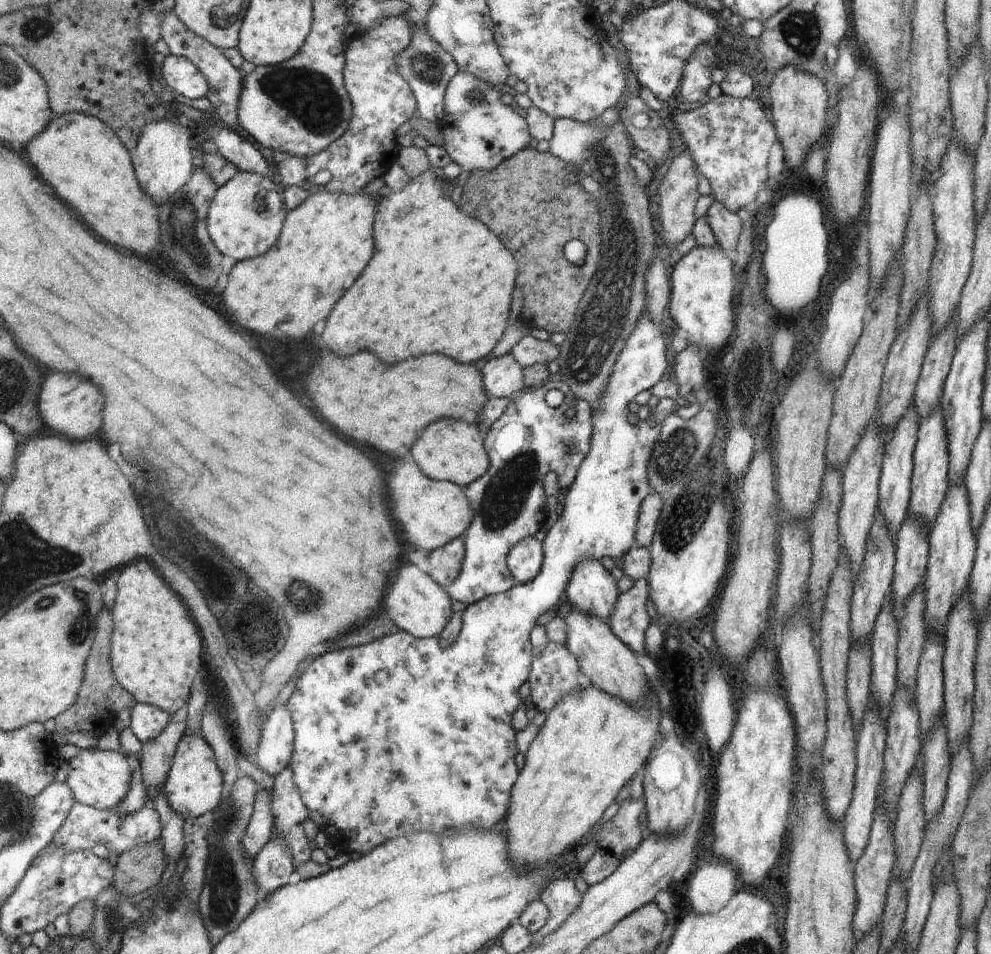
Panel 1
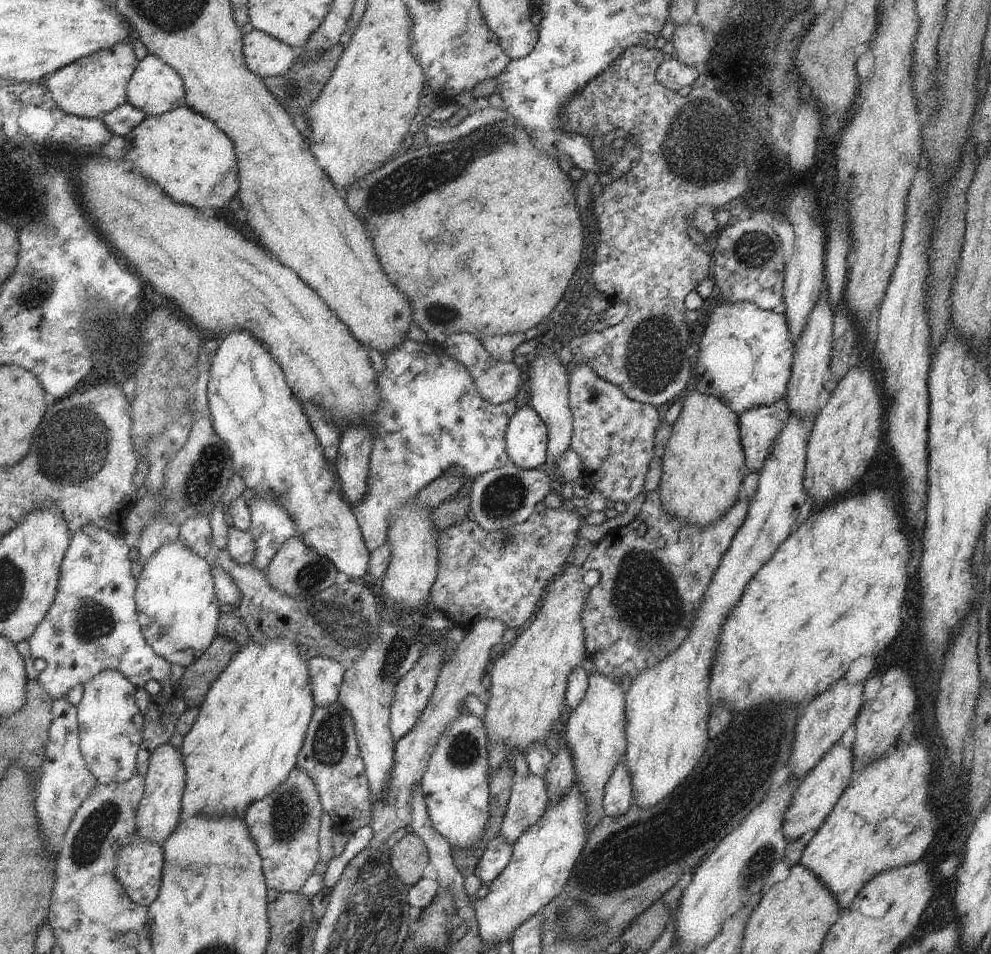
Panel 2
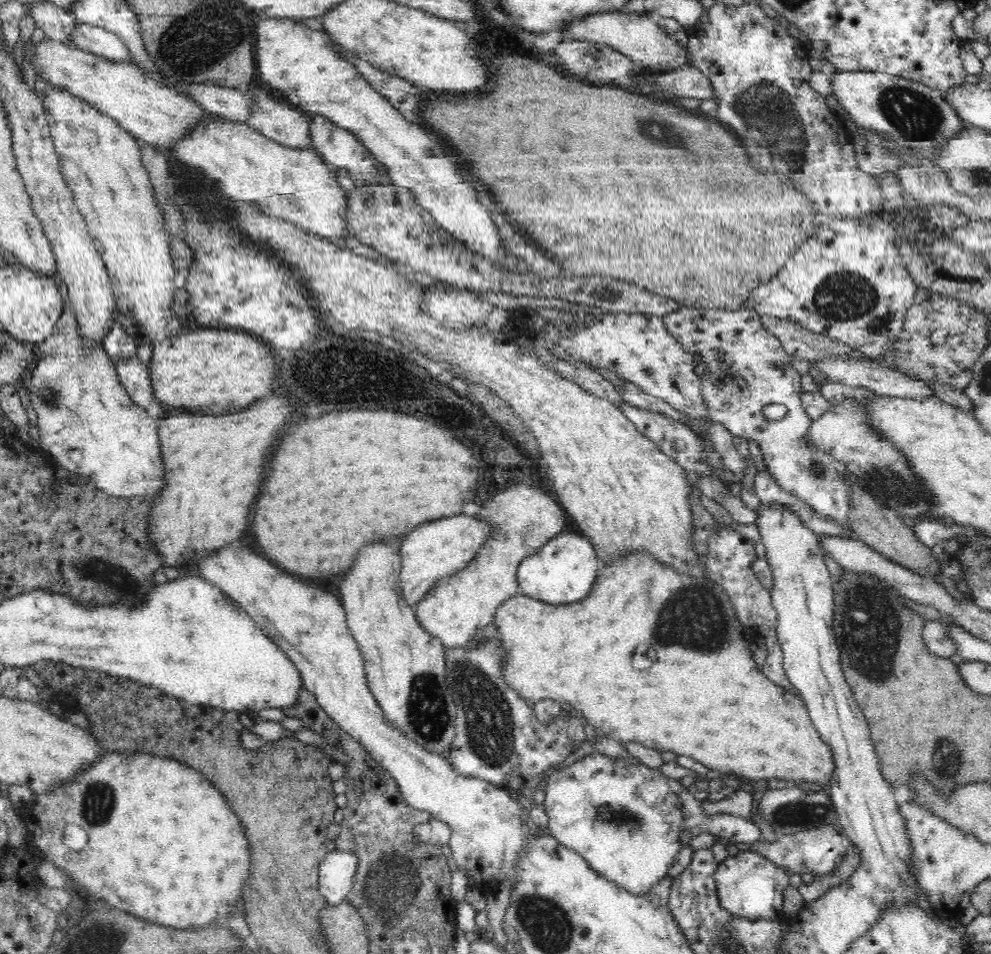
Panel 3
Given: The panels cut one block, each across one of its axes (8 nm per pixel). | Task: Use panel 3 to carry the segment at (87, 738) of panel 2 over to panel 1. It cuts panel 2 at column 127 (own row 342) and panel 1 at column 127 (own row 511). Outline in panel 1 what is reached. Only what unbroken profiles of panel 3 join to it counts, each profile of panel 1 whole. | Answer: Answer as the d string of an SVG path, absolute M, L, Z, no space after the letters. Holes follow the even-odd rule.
M76 801L64 824L50 840L50 844L40 850L40 854L30 862L30 866L44 854L52 854L52 852L72 854L72 852L80 852L80 850L91 850L96 844L104 844L111 853L119 855L142 843L148 844L161 840L160 834L162 834L162 824L159 824L158 812L151 805L142 807L134 814L120 816L118 807L112 808L112 810L98 810Z

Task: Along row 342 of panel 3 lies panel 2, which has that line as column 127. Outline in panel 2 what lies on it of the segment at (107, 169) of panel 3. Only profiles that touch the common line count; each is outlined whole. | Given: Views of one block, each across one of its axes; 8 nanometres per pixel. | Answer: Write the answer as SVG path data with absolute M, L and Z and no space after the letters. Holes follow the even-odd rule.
M188 106L178 107L161 115L148 115L125 139L128 141L129 151L124 159L130 161L137 171L140 170L144 178L162 188L174 202L190 204L194 208L220 210L239 192L239 168L233 142L209 118L204 118Z

